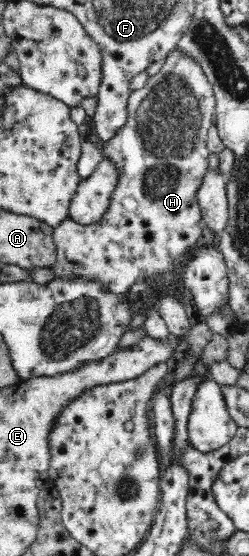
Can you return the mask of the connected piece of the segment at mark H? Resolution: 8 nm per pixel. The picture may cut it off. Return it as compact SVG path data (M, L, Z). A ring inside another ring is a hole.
M179 45L175 46L174 49L171 49L167 53L163 68L158 73L155 73L155 75L149 77L147 83L145 83L145 87L143 89L135 89L135 91L130 93L128 99L128 123L118 131L118 134L111 139L104 149L104 153L112 157L113 161L115 161L122 171L121 185L117 189L117 195L115 195L115 199L110 207L110 212L104 217L102 224L97 224L96 226L82 226L75 223L69 217L54 229L54 240L58 251L53 266L57 277L69 277L69 273L84 275L84 277L89 277L90 275L90 277L94 277L97 281L102 281L106 287L110 287L113 291L123 293L131 285L135 285L139 281L144 281L147 277L165 277L165 275L173 277L173 275L177 275L181 271L181 267L186 267L186 263L189 261L189 255L195 249L193 245L197 245L199 239L203 237L203 226L205 225L201 225L201 221L204 221L204 219L203 215L201 215L202 211L197 197L205 175L209 171L209 153L211 151L206 141L209 127L214 125L213 119L215 119L215 112L216 99L214 88L209 82L205 70L203 70L203 65L199 64L191 54L187 54L183 50L183 47Z

